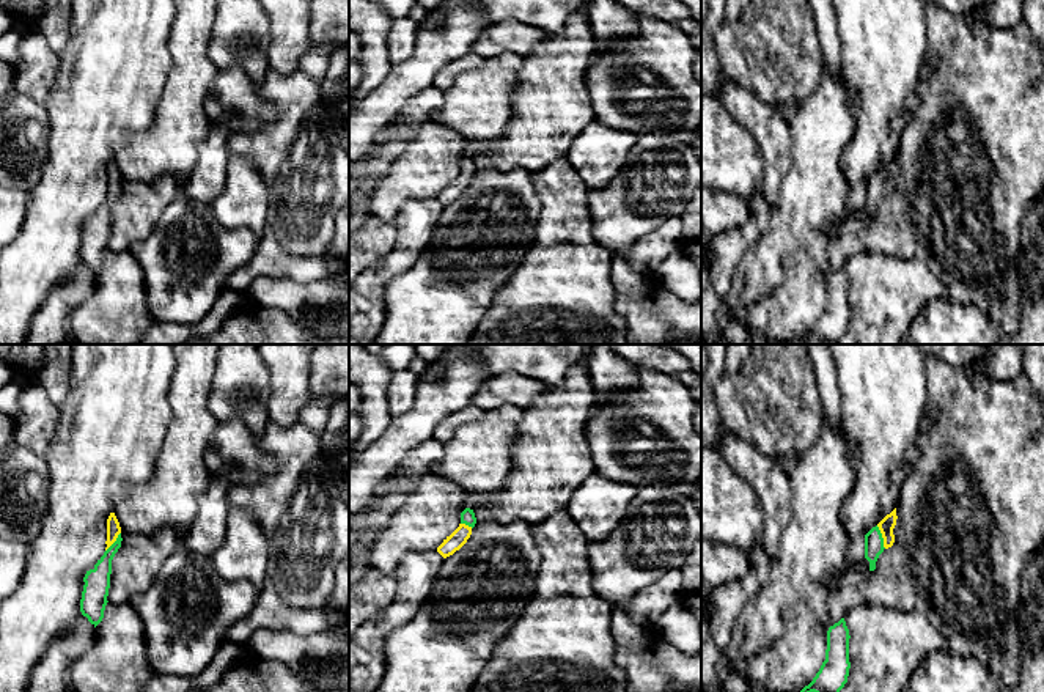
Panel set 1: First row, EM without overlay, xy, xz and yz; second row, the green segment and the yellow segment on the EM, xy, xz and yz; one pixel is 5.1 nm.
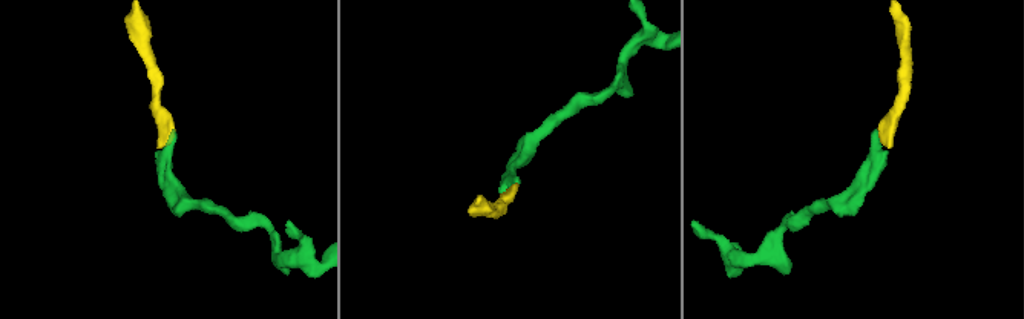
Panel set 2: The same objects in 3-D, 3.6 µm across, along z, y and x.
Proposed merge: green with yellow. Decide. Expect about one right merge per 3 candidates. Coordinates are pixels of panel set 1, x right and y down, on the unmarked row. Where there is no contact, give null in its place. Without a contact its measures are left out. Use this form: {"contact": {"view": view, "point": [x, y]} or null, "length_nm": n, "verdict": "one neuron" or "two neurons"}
{"contact": {"view": "yz", "point": [881, 184]}, "length_nm": 130, "verdict": "one neuron"}

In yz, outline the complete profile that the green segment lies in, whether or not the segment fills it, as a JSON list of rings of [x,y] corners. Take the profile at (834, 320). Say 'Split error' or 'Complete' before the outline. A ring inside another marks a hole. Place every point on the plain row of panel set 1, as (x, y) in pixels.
Complete. [[[844,266],[829,275],[825,308],[813,329],[805,333],[799,344],[814,340],[819,344],[838,344],[849,324],[849,277]]]

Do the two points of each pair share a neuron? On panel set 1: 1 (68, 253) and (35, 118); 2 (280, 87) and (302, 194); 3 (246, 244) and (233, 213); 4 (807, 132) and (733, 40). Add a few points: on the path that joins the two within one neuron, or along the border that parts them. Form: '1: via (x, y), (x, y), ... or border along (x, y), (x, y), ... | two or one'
1: border along (49, 123), (47, 159), (41, 176), (29, 192) | two
2: via (297, 114), (302, 167) | one
3: border along (209, 206), (224, 227), (247, 228), (258, 239) | two
4: border along (823, 74), (818, 85), (799, 103) | two

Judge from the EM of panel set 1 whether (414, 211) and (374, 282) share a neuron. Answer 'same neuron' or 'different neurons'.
same neuron

